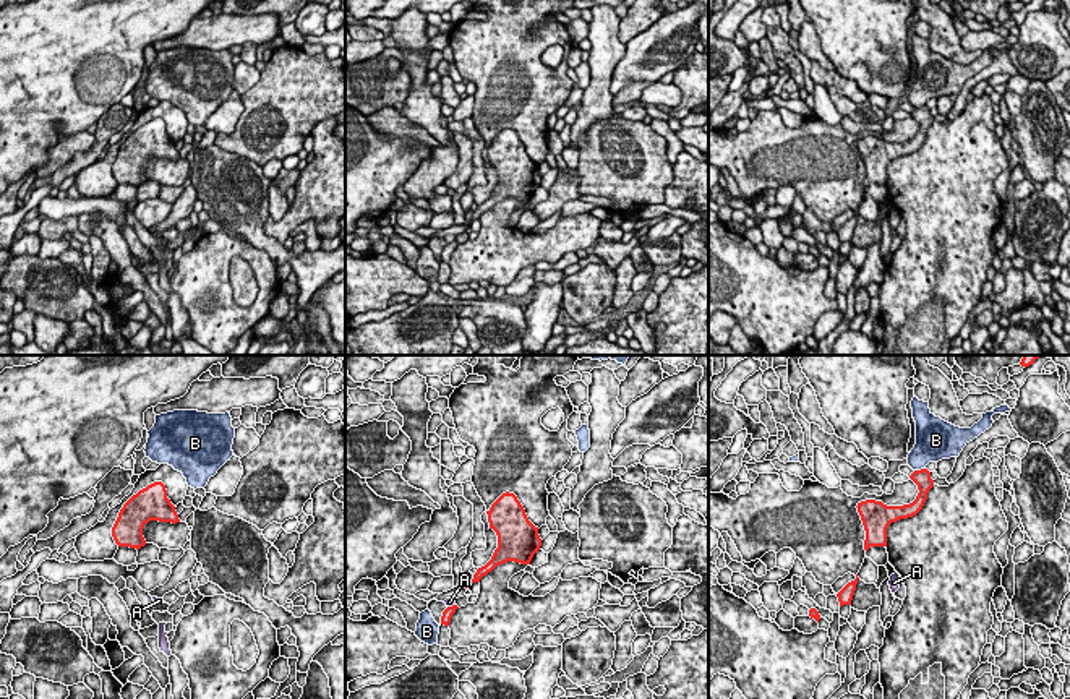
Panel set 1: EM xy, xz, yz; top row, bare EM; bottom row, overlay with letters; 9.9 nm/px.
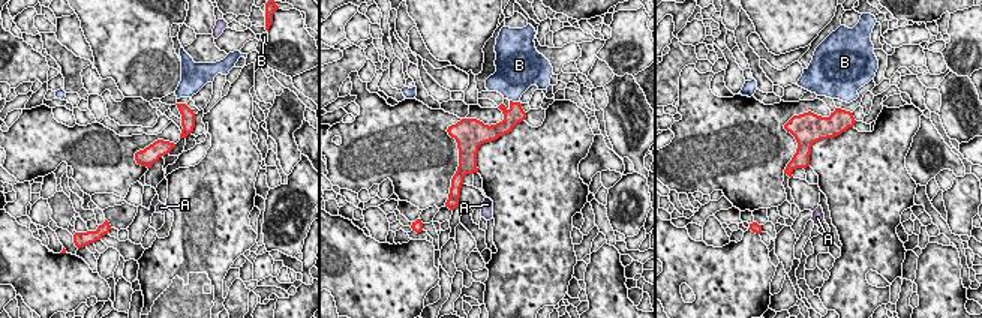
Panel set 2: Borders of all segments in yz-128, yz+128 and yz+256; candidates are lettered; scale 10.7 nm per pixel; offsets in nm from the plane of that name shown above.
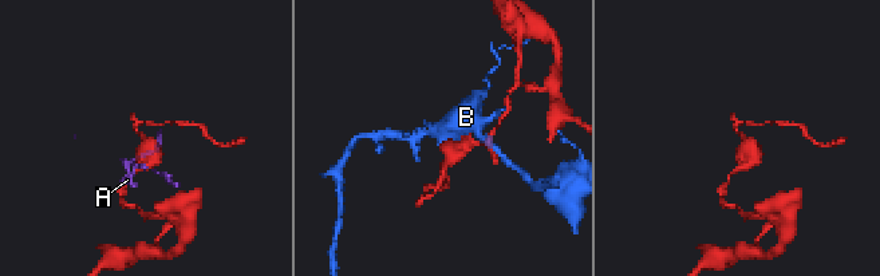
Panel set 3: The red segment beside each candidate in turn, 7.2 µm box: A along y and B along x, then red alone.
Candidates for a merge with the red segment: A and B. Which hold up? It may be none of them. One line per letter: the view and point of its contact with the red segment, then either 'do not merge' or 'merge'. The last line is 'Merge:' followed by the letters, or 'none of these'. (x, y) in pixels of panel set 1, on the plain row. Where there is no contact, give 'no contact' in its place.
A: contact xz (453, 242); do not merge
B: contact yz (921, 106); do not merge
Merge: none of these

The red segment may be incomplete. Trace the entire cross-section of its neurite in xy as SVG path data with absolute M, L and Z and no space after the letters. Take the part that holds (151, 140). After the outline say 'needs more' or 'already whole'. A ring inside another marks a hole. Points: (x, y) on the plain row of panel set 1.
M162 118L148 122L123 141L112 164L115 180L139 187L146 182L143 165L149 157L180 159Z; already whole

